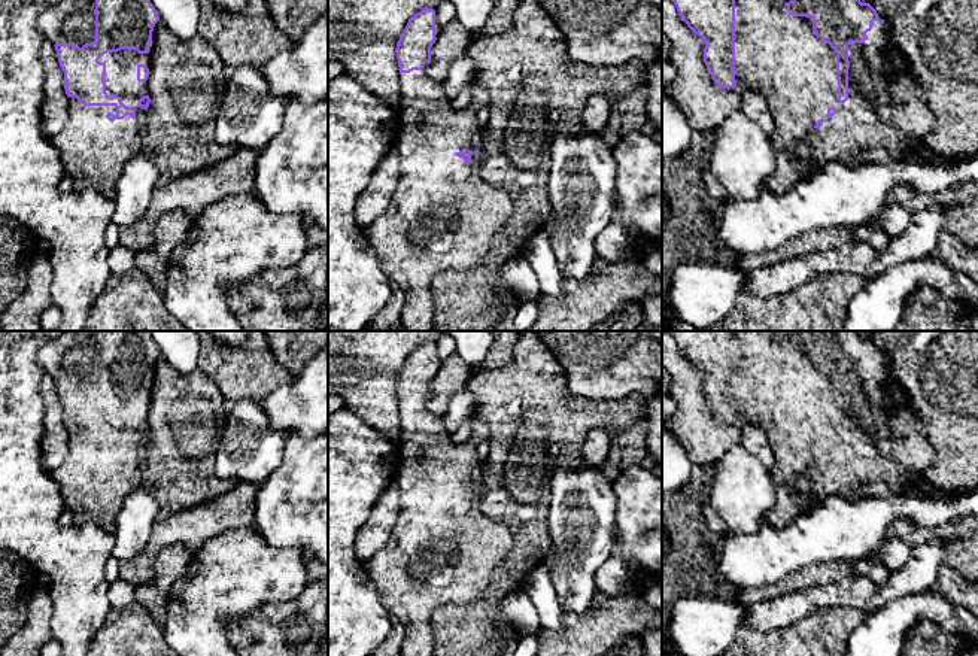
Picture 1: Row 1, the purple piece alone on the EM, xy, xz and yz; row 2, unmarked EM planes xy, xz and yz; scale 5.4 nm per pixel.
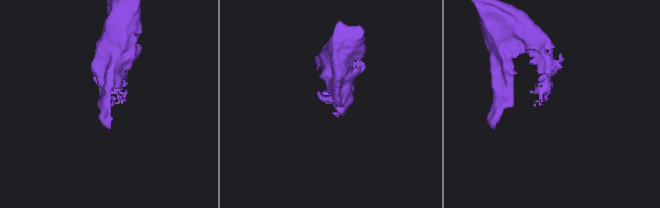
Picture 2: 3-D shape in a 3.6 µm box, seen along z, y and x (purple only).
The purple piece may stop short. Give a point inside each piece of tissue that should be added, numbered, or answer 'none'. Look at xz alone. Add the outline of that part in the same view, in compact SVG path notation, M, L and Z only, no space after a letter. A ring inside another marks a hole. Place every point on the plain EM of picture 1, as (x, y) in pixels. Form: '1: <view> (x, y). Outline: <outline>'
1: xz (442, 549). Outline: M426 397L422 404L400 407L401 447L398 458L403 465L395 474L400 488L400 514L385 547L373 553L364 567L382 592L383 604L404 626L406 637L401 644L401 656L431 656L432 653L432 613L444 604L468 604L485 596L492 571L510 555L513 535L508 526L489 520L480 510L483 492L483 464L477 447L468 443L456 444L446 431L444 420L428 409ZM473 485L471 496L456 491L456 486Z

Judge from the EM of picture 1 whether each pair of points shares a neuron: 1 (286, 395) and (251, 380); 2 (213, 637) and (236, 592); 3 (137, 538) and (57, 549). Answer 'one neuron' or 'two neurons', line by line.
1: two neurons
2: one neuron
3: two neurons

